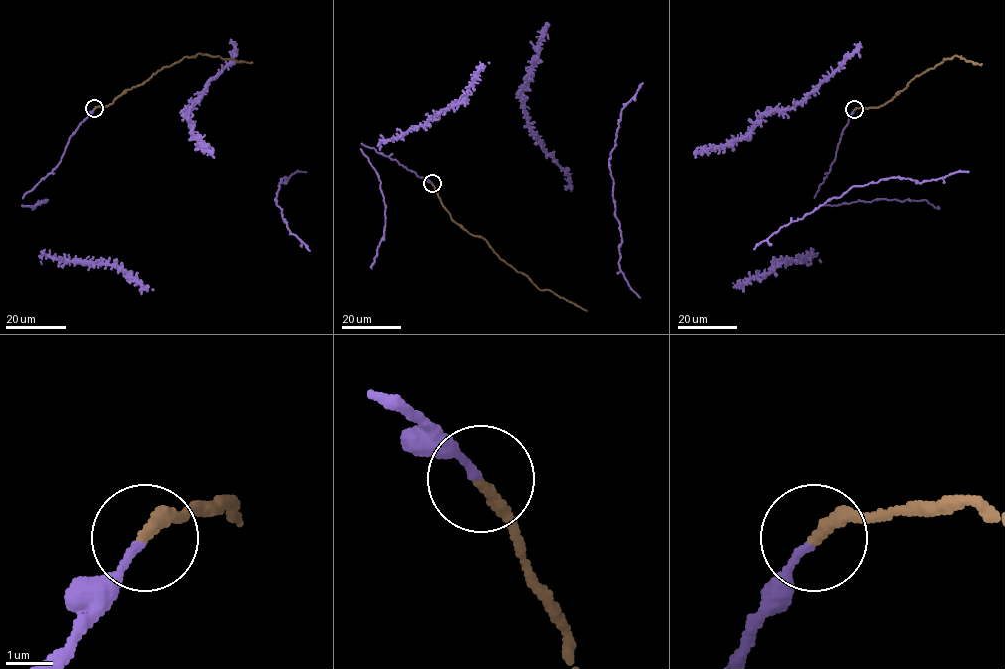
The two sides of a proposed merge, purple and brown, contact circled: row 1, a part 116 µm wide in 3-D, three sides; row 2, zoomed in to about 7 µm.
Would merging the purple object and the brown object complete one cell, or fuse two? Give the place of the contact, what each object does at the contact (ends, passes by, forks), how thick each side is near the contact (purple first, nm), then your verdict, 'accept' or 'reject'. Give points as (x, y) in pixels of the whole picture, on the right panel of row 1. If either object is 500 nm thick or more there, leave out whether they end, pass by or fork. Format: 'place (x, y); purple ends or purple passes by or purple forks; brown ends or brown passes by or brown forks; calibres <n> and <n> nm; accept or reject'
place (854, 109); purple ends; brown ends; calibres 150 and 280 nm; accept

